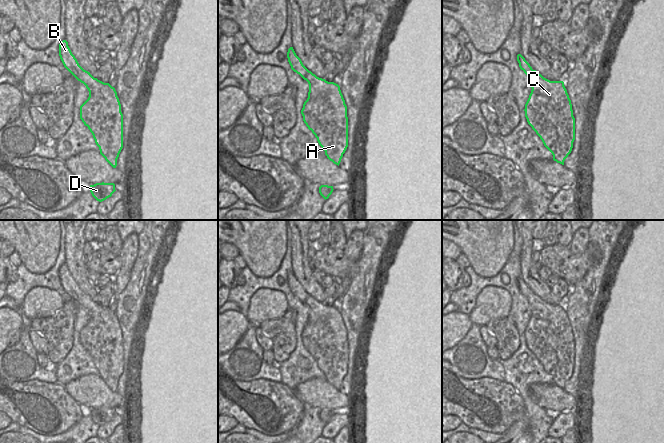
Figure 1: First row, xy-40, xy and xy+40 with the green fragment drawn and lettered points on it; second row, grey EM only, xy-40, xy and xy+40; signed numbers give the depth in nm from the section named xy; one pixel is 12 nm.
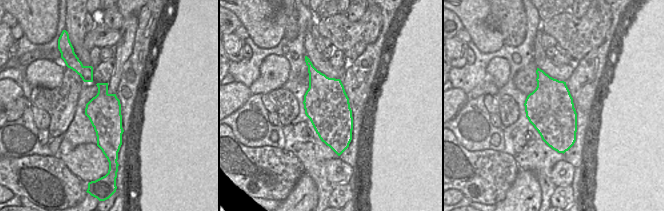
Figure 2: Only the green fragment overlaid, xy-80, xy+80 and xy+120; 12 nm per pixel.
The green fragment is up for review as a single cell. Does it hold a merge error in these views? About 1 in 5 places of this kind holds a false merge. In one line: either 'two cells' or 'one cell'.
one cell

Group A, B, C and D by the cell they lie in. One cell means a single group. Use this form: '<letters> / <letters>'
A B C D

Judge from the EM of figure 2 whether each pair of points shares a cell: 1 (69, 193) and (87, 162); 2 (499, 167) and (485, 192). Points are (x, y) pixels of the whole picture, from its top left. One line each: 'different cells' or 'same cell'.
1: different cells
2: same cell

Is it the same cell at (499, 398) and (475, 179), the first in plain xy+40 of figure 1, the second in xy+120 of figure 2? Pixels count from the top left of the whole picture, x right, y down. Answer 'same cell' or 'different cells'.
same cell

